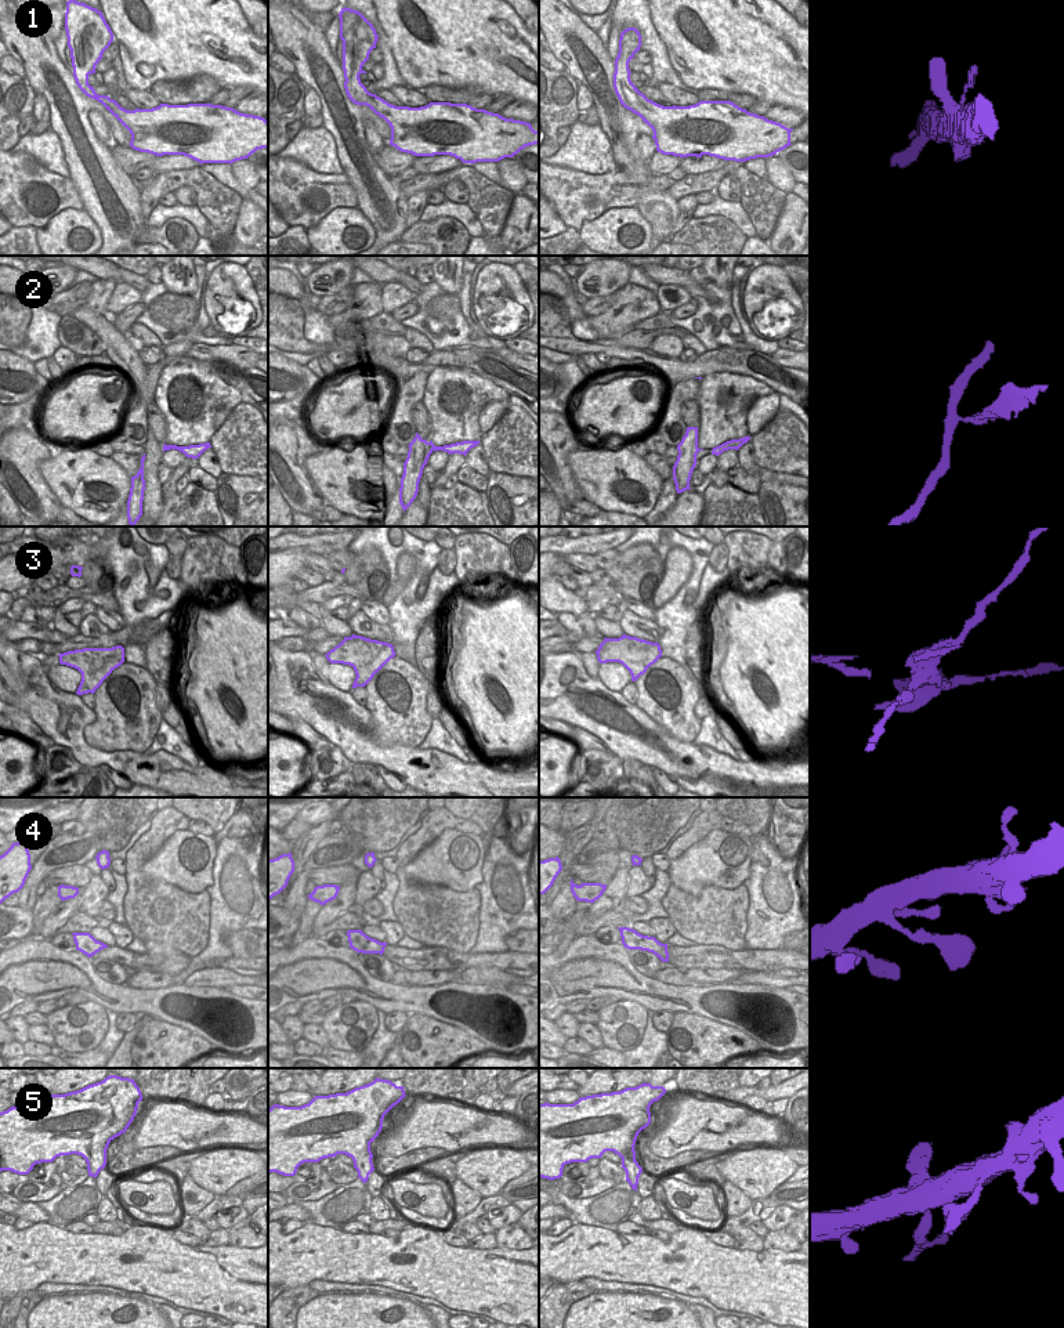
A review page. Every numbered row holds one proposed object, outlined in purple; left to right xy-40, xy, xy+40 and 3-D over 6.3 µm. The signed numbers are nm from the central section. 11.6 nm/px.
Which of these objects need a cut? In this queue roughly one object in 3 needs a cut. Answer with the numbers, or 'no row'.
2, 3, 5.

